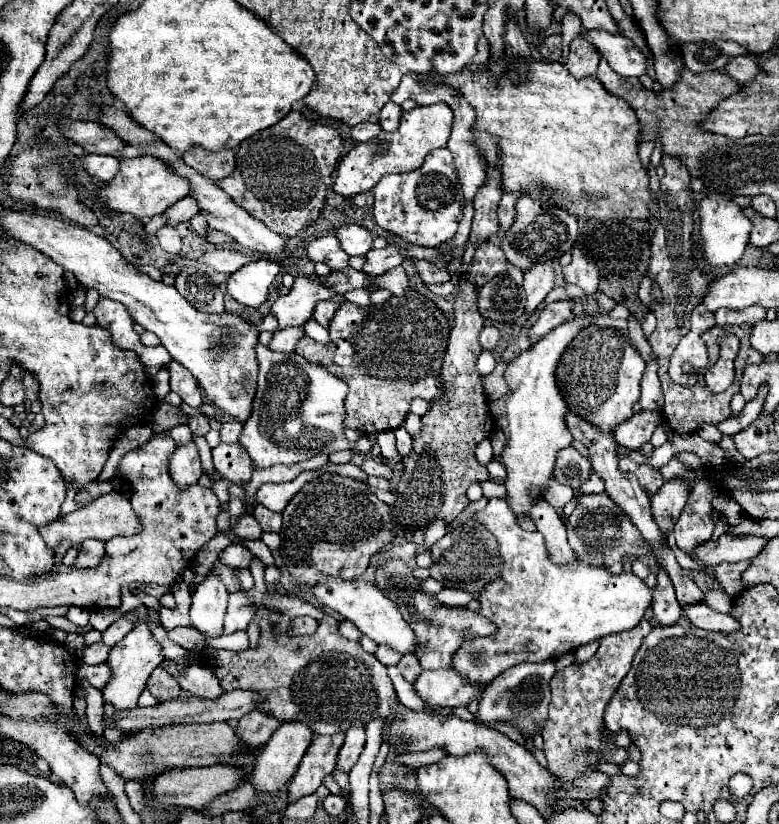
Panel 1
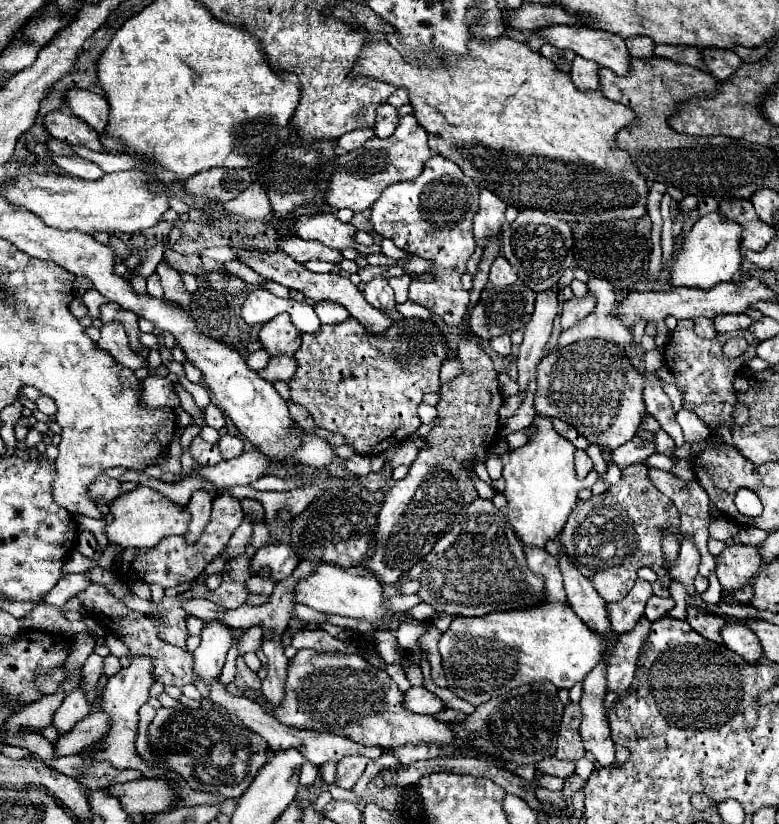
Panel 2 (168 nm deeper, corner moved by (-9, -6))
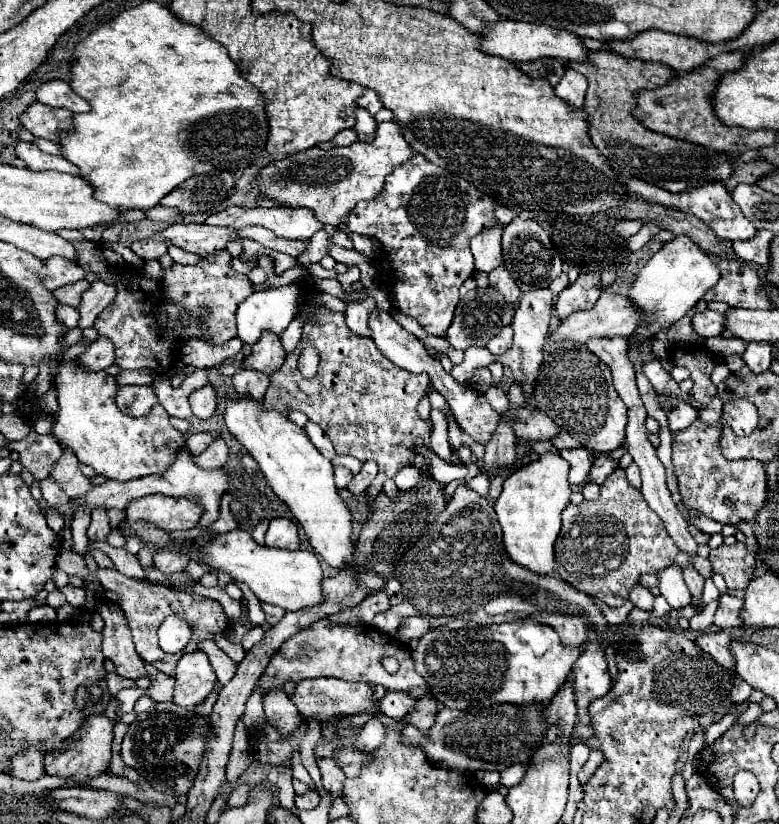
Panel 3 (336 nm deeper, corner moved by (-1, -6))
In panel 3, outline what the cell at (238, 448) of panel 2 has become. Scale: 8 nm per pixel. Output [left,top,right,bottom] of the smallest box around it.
[196,436,228,468]

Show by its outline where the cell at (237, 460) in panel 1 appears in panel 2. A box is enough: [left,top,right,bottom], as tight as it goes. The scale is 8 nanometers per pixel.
[190,436,222,466]

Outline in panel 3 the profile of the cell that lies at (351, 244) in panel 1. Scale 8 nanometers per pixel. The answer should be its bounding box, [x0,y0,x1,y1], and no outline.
[206,208,324,242]

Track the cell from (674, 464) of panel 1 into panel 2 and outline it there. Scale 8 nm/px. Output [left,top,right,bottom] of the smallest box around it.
[648,468,716,576]

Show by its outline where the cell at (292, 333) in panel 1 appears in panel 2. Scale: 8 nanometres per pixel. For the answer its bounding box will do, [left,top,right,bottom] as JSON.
[260,356,296,382]

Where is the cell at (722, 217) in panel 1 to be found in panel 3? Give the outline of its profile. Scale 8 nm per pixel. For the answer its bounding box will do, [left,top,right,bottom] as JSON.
[628,236,720,340]

